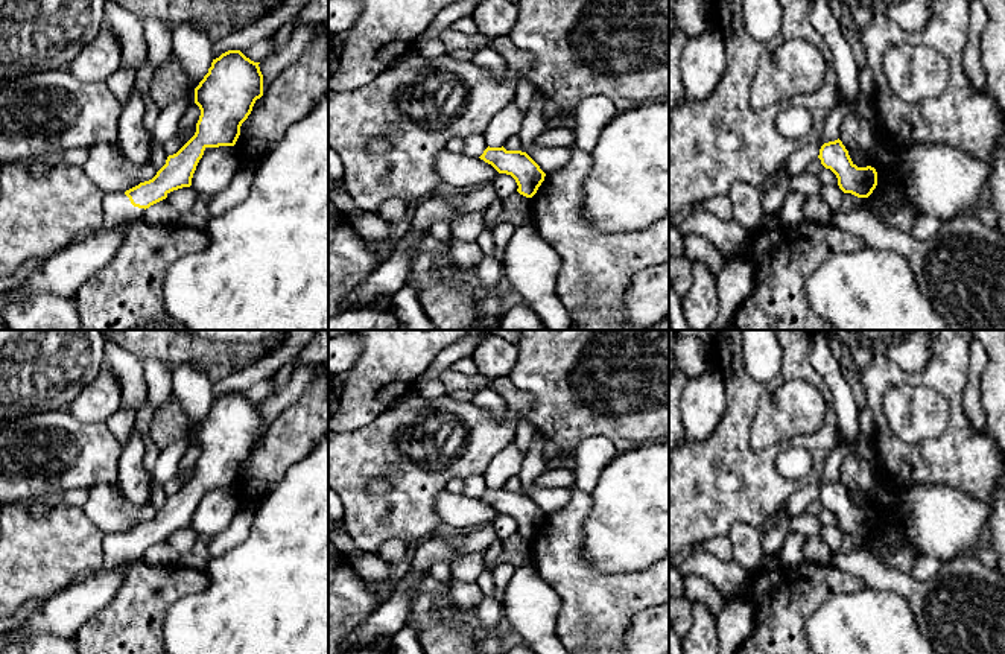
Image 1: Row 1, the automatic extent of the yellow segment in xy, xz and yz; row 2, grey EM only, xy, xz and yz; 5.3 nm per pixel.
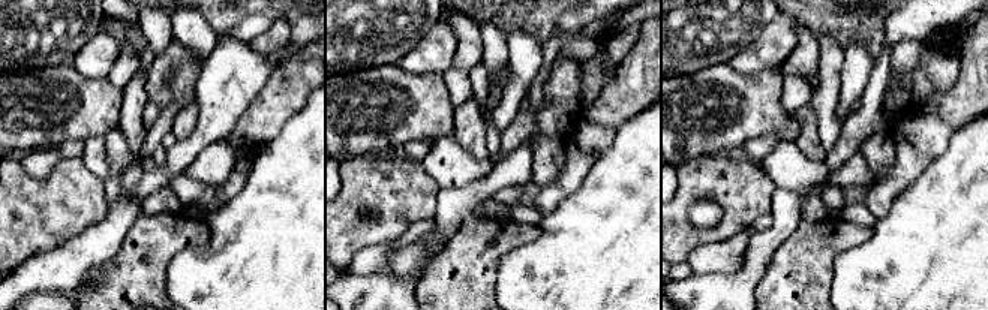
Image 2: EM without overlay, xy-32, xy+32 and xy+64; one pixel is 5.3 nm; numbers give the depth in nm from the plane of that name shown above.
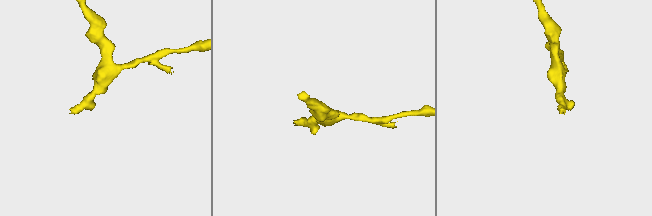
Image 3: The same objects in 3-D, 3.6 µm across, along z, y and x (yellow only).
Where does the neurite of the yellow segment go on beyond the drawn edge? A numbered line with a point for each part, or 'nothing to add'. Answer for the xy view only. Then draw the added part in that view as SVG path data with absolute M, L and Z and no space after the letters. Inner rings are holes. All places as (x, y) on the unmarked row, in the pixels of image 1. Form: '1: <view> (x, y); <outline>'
1: xy (117, 549); M111 532L103 535L103 567L113 570L123 563L144 560L144 549L134 548L125 532Z

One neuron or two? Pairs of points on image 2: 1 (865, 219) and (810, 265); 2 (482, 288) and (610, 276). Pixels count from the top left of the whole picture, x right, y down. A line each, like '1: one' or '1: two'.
1: two
2: two

